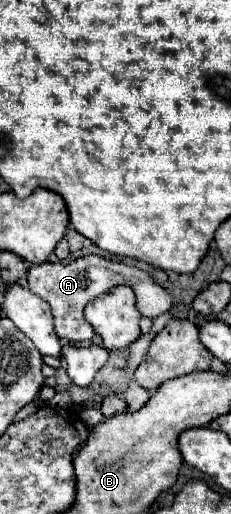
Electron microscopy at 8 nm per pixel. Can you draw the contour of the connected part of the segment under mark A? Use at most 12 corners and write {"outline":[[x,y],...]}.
{"outline":[[95,254],[31,266],[27,284],[49,302],[55,332],[89,342],[89,300],[119,284],[139,288],[147,318],[175,298],[147,272]]}

